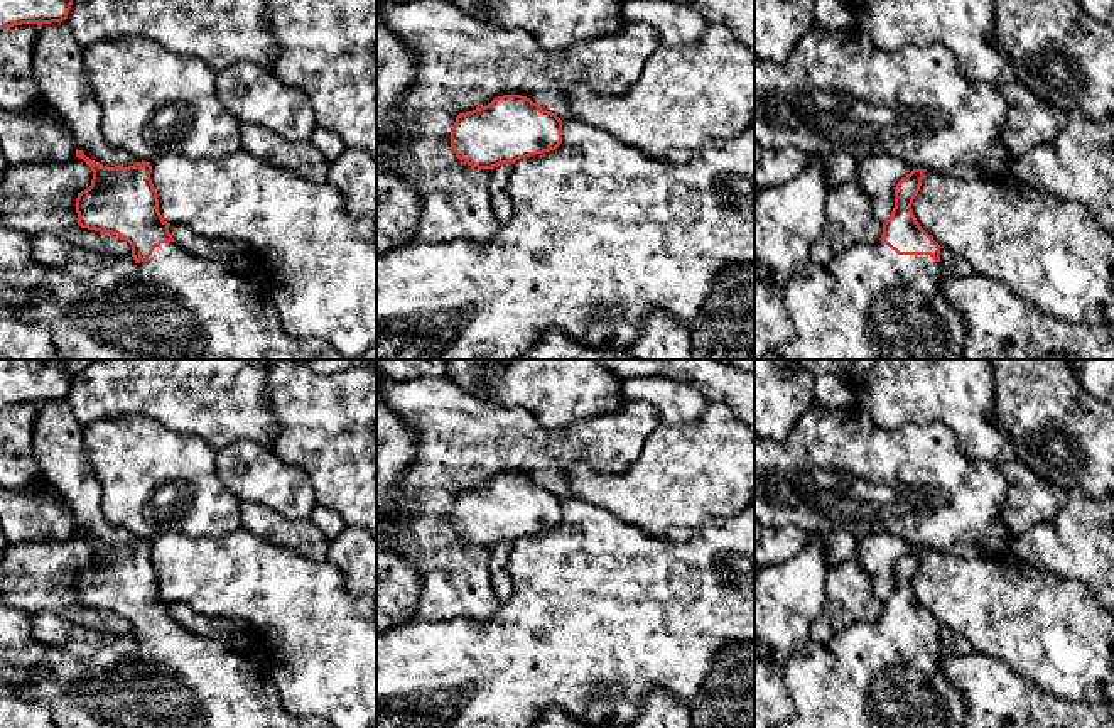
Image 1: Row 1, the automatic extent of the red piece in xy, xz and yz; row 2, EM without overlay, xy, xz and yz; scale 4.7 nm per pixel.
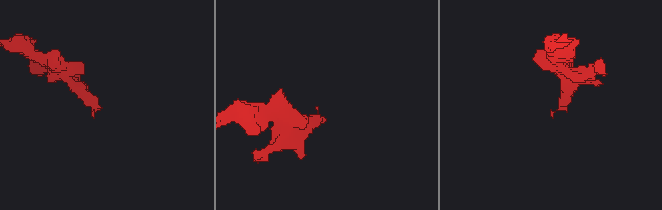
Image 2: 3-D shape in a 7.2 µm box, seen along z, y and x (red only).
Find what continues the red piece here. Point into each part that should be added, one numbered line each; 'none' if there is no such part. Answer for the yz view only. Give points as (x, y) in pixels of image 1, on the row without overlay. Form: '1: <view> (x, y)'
1: yz (868, 676)

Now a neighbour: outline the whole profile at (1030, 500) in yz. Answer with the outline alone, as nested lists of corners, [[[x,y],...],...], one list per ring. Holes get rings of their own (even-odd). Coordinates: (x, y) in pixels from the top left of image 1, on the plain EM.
[[[1009,456],[1001,458],[998,468],[1008,481],[1001,517],[1011,535],[1053,522],[1065,503],[1067,490],[1045,483],[1023,461]]]

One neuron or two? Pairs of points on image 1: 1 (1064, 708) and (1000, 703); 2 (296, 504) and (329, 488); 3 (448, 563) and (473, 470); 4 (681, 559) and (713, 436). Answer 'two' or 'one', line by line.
1: one
2: two
3: one
4: two

